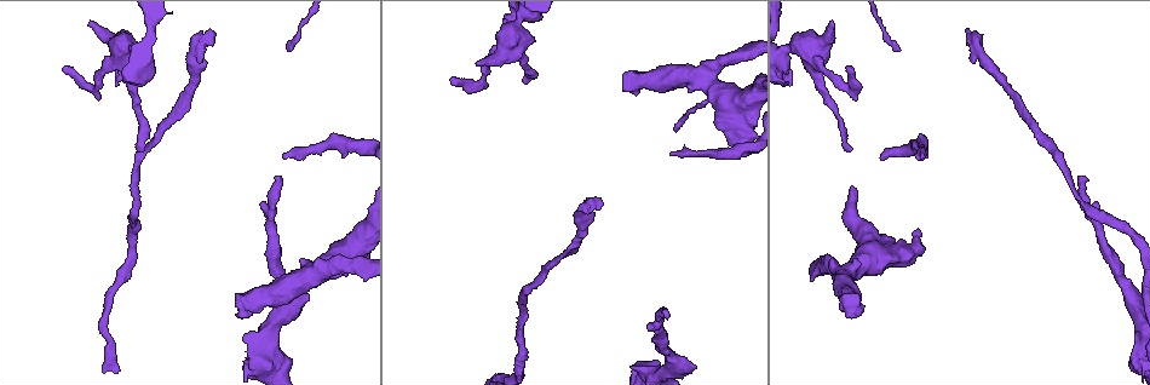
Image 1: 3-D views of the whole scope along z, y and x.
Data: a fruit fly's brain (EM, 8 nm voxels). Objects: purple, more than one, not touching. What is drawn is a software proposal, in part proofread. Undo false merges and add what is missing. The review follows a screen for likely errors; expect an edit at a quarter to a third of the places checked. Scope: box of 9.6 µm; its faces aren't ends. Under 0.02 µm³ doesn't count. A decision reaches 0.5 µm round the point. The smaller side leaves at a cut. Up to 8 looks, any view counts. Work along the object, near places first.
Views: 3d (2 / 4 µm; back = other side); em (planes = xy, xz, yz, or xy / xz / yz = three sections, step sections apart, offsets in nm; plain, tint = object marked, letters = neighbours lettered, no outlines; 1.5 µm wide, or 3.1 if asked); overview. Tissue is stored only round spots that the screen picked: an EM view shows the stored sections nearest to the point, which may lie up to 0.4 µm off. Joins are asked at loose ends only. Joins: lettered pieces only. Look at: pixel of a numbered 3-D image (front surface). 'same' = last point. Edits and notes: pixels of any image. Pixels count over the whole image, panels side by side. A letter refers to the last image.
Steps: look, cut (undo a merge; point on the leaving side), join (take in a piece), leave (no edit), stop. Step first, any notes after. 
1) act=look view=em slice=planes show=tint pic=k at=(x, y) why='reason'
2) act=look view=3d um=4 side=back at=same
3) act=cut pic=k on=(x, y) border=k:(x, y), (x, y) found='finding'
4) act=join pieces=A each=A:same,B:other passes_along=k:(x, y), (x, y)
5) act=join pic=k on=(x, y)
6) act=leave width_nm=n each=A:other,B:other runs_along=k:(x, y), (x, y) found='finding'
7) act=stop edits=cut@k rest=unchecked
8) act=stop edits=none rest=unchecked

act=look view=3d um=4 side=back pic=1 at=(668, 311)

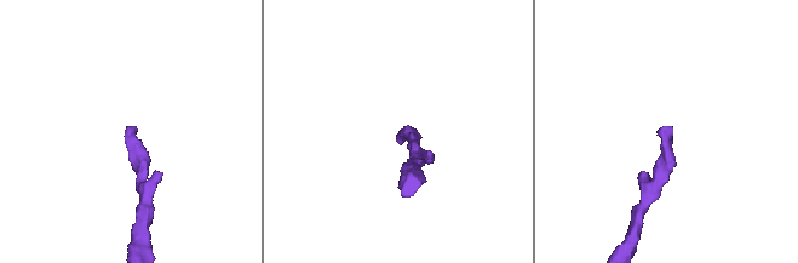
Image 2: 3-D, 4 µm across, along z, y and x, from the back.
act=look view=em slice=yz step=4 show=tint pic=2 at=(129, 131)

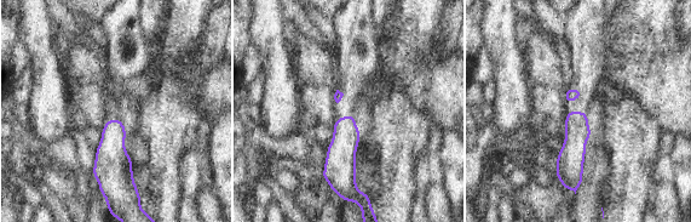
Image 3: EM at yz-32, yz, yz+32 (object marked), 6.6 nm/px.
act=look view=em slice=yz step=4 show=letters at=same why='see the neighbours'

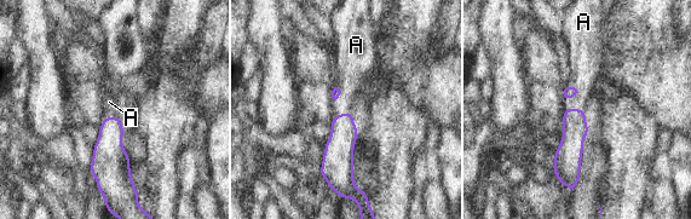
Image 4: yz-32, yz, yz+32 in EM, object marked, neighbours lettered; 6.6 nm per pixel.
act=join pieces=A each=A:same found='it goes on there'

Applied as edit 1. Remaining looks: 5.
act=look view=overview why='redraw'

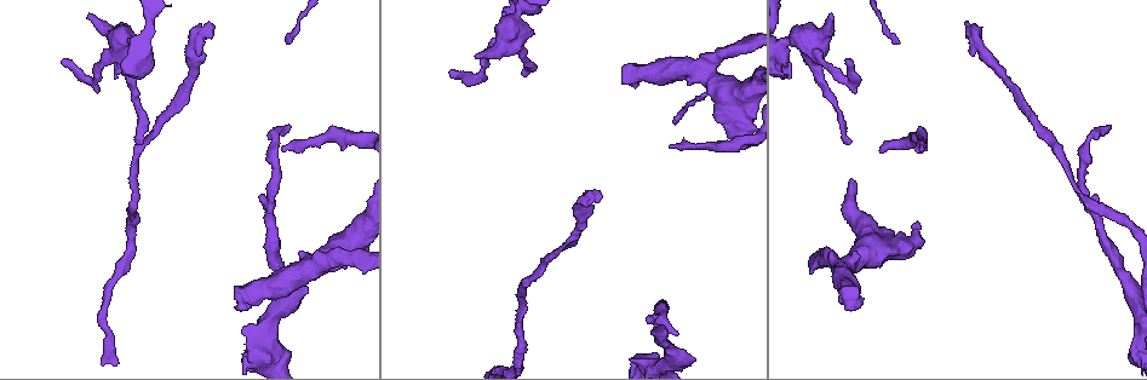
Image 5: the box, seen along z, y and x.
act=look view=em slice=xz step=4 show=letters pic=5 at=(523, 76) why='free end'

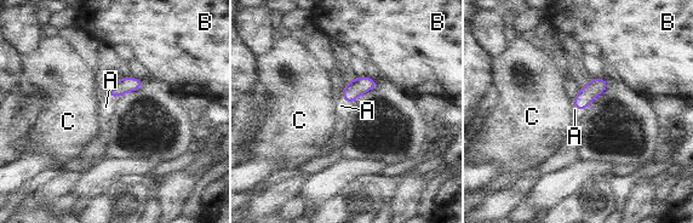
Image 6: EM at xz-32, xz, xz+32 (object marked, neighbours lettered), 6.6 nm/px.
act=look view=em slice=planes show=letters at=same why='another direction'

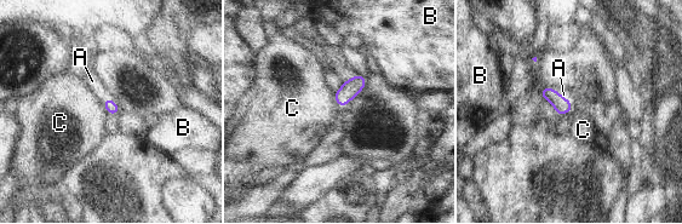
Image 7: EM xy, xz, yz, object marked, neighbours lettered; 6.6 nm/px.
act=join pieces=A each=A:same,B:other,C:other found='it goes on there'

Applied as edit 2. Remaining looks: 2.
act=stop edits=join@4,join@7 rest=unchecked

